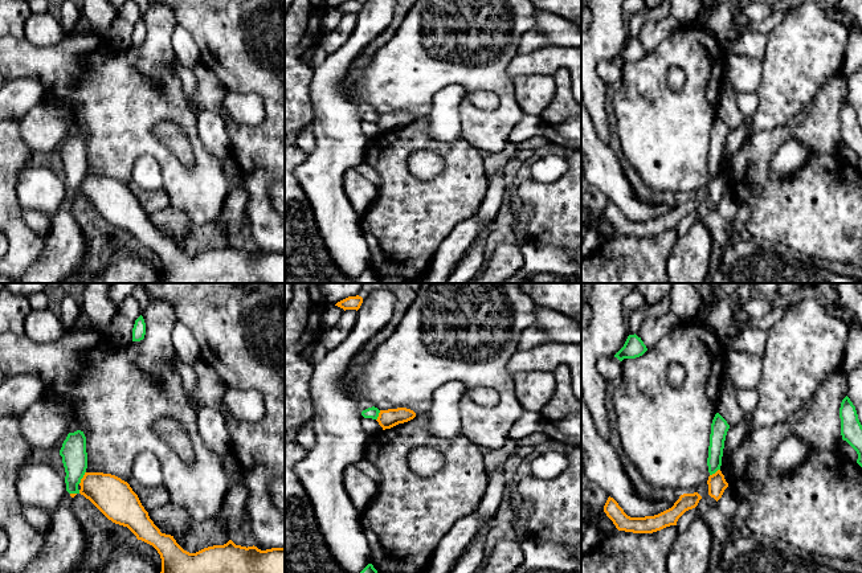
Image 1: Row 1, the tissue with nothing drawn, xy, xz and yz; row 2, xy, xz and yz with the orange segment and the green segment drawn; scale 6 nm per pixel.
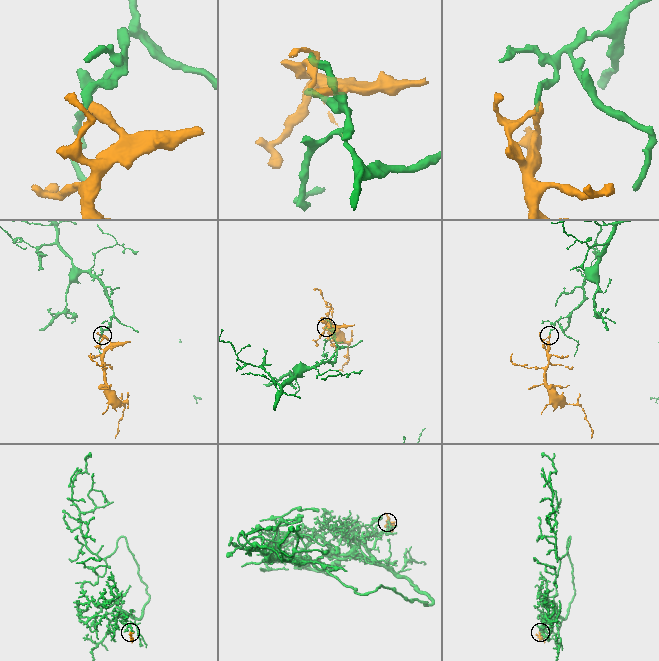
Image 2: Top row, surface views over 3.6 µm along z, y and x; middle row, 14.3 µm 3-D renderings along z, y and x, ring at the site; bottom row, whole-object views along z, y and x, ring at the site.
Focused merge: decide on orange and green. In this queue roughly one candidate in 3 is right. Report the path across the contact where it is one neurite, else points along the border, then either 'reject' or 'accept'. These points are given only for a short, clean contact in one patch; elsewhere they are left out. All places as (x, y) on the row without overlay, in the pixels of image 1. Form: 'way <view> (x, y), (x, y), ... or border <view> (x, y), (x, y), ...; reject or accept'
border xy (85, 175), (78, 187); reject

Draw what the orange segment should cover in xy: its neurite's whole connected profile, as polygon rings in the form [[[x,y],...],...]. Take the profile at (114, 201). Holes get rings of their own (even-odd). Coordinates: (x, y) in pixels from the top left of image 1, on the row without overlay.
[[[85,176],[79,189],[79,197],[109,224],[127,230],[138,243],[158,254],[162,262],[159,283],[285,283],[285,251],[261,254],[254,249],[248,251],[236,249],[229,243],[224,249],[213,249],[189,257],[176,246],[173,240],[160,236],[127,185],[111,177]]]

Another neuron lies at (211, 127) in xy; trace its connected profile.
[[[207,110],[196,115],[197,134],[205,150],[224,160],[230,155],[232,143],[226,132],[226,122],[216,112]]]

